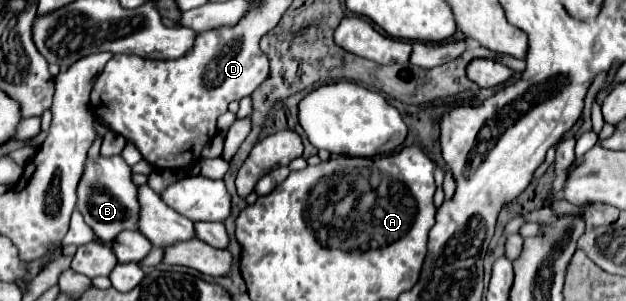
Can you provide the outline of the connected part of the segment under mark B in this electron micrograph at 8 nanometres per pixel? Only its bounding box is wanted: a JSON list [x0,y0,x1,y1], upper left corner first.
[77,155,139,243]

